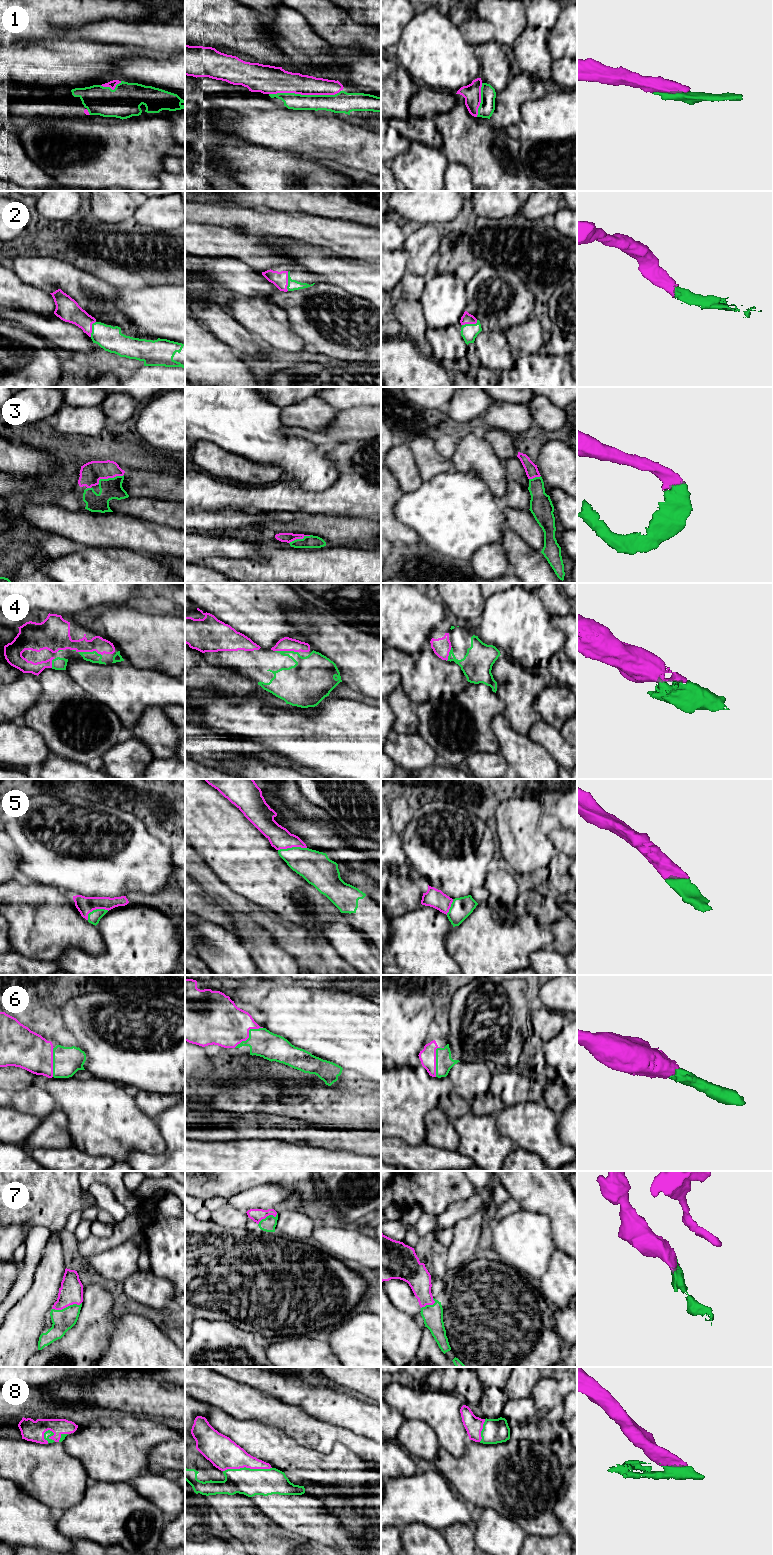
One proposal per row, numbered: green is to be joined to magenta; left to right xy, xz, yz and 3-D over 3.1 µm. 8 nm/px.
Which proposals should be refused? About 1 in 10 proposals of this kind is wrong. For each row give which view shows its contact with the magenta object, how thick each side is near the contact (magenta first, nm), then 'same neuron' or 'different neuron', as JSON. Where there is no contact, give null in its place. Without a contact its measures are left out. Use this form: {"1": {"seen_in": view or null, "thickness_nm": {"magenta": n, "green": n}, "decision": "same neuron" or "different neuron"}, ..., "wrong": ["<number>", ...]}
{"1": {"seen_in": "xz", "thickness_nm": {"magenta": 200, "green": 140}, "decision": "same neuron"}, "2": {"seen_in": "xz", "thickness_nm": {"magenta": 130, "green": 80}, "decision": "same neuron"}, "3": {"seen_in": "xy", "thickness_nm": {"magenta": 170, "green": 170}, "decision": "same neuron"}, "4": {"seen_in": "xy", "thickness_nm": {"magenta": 160, "green": 90}, "decision": "same neuron"}, "5": {"seen_in": "xz", "thickness_nm": {"magenta": 180, "green": 260}, "decision": "same neuron"}, "6": {"seen_in": "xz", "thickness_nm": {"magenta": 360, "green": 220}, "decision": "same neuron"}, "7": {"seen_in": "xy", "thickness_nm": {"magenta": 190, "green": 170}, "decision": "same neuron"}, "8": {"seen_in": "xz", "thickness_nm": {"magenta": 240, "green": 220}, "decision": "same neuron"}, "wrong": []}

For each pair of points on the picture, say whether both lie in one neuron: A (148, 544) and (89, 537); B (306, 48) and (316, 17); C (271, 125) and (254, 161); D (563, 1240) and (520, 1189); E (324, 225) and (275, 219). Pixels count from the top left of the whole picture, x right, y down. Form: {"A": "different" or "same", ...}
{"A": "same", "B": "different", "C": "different", "D": "same", "E": "same"}

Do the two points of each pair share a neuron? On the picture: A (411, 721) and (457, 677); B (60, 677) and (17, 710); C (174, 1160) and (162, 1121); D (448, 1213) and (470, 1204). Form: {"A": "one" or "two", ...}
{"A": "two", "B": "two", "C": "one", "D": "one"}

